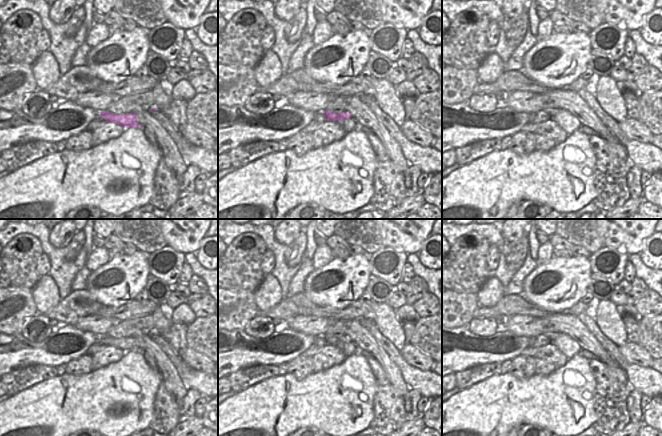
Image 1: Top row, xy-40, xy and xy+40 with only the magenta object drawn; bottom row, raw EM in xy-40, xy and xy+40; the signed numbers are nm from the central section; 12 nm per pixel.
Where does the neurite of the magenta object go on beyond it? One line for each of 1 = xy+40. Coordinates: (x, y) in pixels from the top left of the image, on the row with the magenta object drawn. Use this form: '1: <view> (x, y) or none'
1: none

